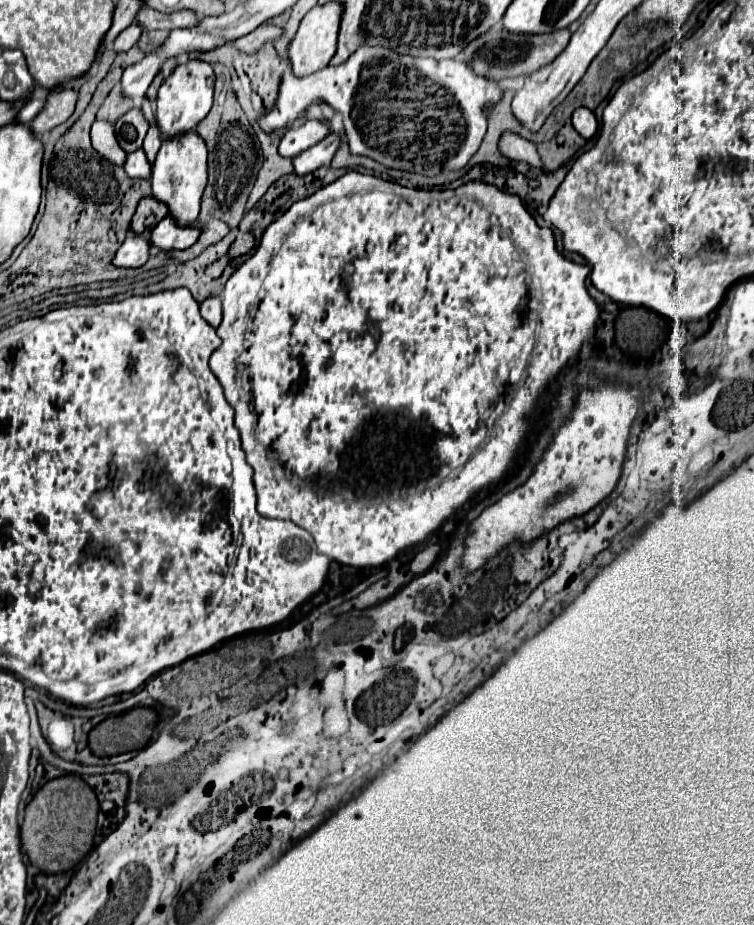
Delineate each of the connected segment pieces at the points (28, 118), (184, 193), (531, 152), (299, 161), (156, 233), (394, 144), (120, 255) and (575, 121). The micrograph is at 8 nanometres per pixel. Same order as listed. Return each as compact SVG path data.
M30 100L22 110L20 110L20 114L18 114L18 118L16 118L16 122L22 122L22 124L26 124L26 122L32 122L40 112L42 112L42 108L44 108L44 100Z
M196 130L186 132L184 136L172 136L172 140L162 140L162 146L156 154L152 166L152 196L168 204L170 214L180 226L192 224L198 218L200 198L208 184L206 154L206 144Z
M510 130L502 132L502 136L498 140L498 148L510 160L530 164L530 168L542 168L542 162L540 162L540 156L536 152L536 146L530 140L526 140L524 136L516 134L516 132L510 132Z
M330 132L320 144L308 148L306 152L302 152L294 158L294 172L304 176L324 164L330 164L332 156L336 154L336 148L340 148L340 144L342 144L342 132Z
M166 216L152 230L150 242L160 250L174 250L174 248L182 250L194 244L200 238L200 234L202 234L202 228L198 228L196 224L192 224L192 228L176 228L176 224L172 224L172 216Z
M358 48L344 64L326 66L324 70L318 70L306 78L286 72L276 106L272 112L260 118L260 126L266 132L288 128L312 102L324 100L344 116L344 132L352 154L372 156L390 168L434 176L444 170L462 168L470 160L486 134L486 110L492 108L500 96L502 90L496 82L476 76L460 58L410 58L386 48Z
M134 234L132 238L124 240L124 244L118 248L112 262L116 266L124 266L124 268L138 268L148 260L148 252L150 252L148 236Z
M580 106L574 110L572 114L572 126L584 136L584 138L592 138L596 134L596 128L598 128L598 122L596 122L596 116L592 110Z

